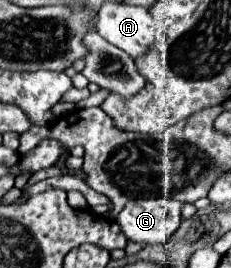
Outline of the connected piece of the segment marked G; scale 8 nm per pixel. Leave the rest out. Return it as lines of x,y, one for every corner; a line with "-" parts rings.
135,198
117,214
125,236
139,244
163,244
181,224
181,202
174,198

